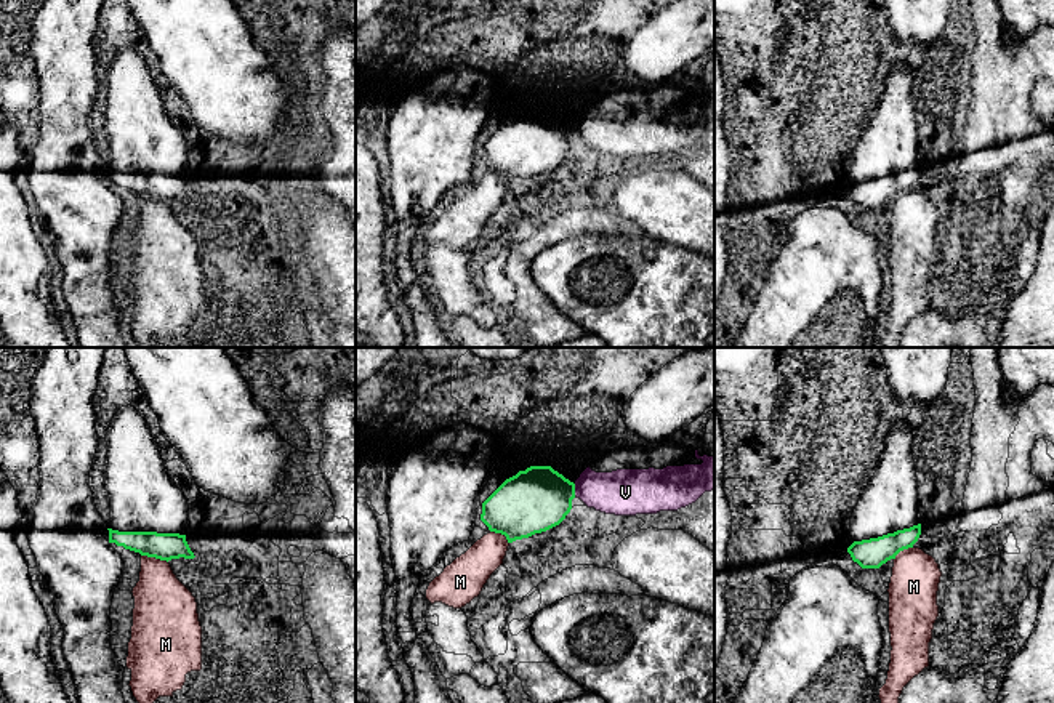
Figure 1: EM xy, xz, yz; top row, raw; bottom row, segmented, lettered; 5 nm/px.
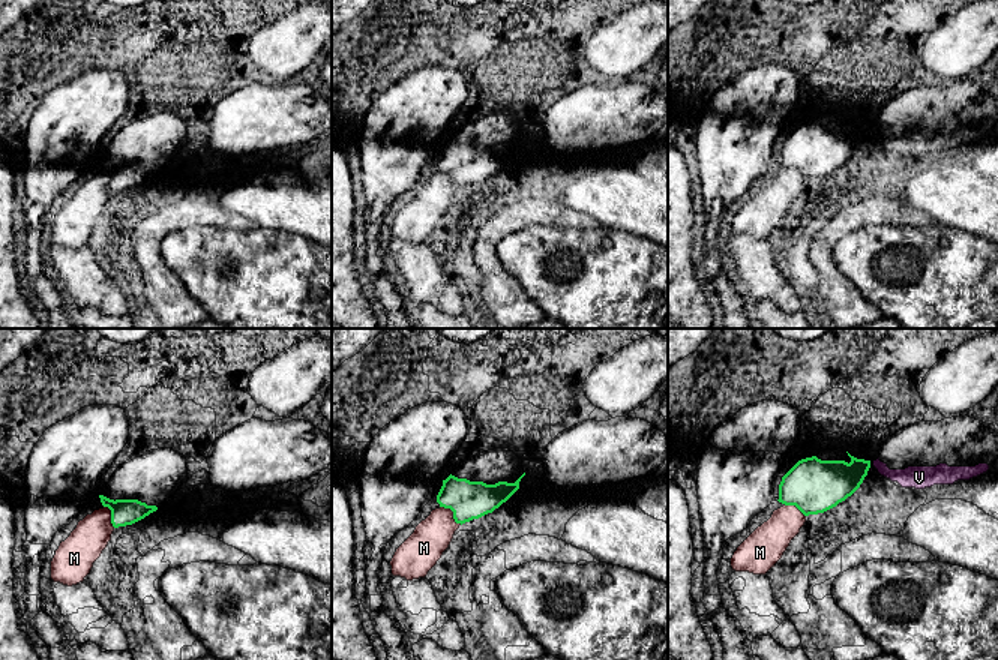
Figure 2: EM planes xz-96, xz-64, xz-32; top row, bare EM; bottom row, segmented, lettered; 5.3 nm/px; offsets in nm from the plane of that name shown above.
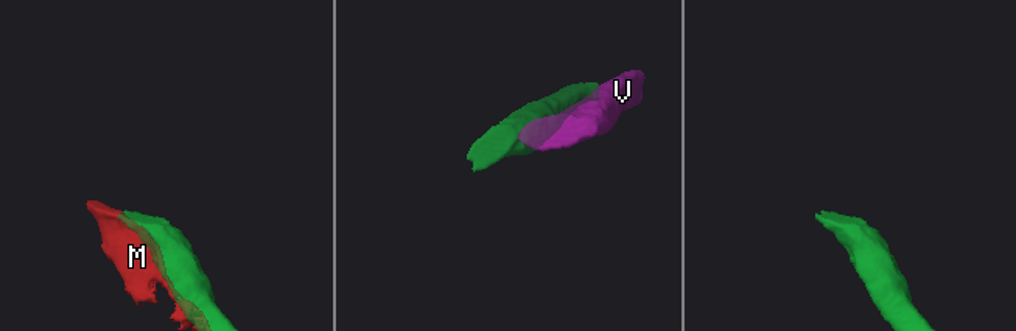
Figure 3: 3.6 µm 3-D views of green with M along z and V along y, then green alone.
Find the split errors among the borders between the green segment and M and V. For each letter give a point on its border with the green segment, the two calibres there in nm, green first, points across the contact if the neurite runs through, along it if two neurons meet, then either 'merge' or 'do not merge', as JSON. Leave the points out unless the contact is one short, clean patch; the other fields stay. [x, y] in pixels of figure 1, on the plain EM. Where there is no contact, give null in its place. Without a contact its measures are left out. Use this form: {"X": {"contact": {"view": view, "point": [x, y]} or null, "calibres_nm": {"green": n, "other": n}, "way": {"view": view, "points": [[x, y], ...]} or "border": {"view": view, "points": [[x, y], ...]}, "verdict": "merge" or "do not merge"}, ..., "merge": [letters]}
{"M": {"contact": {"view": "xy", "point": [154, 197]}, "calibres_nm": {"green": 140, "other": 280}, "verdict": "do not merge"}, "V": {"contact": {"view": "xz", "point": [574, 132]}, "calibres_nm": {"green": 320, "other": 240}, "verdict": "do not merge"}, "merge": []}

